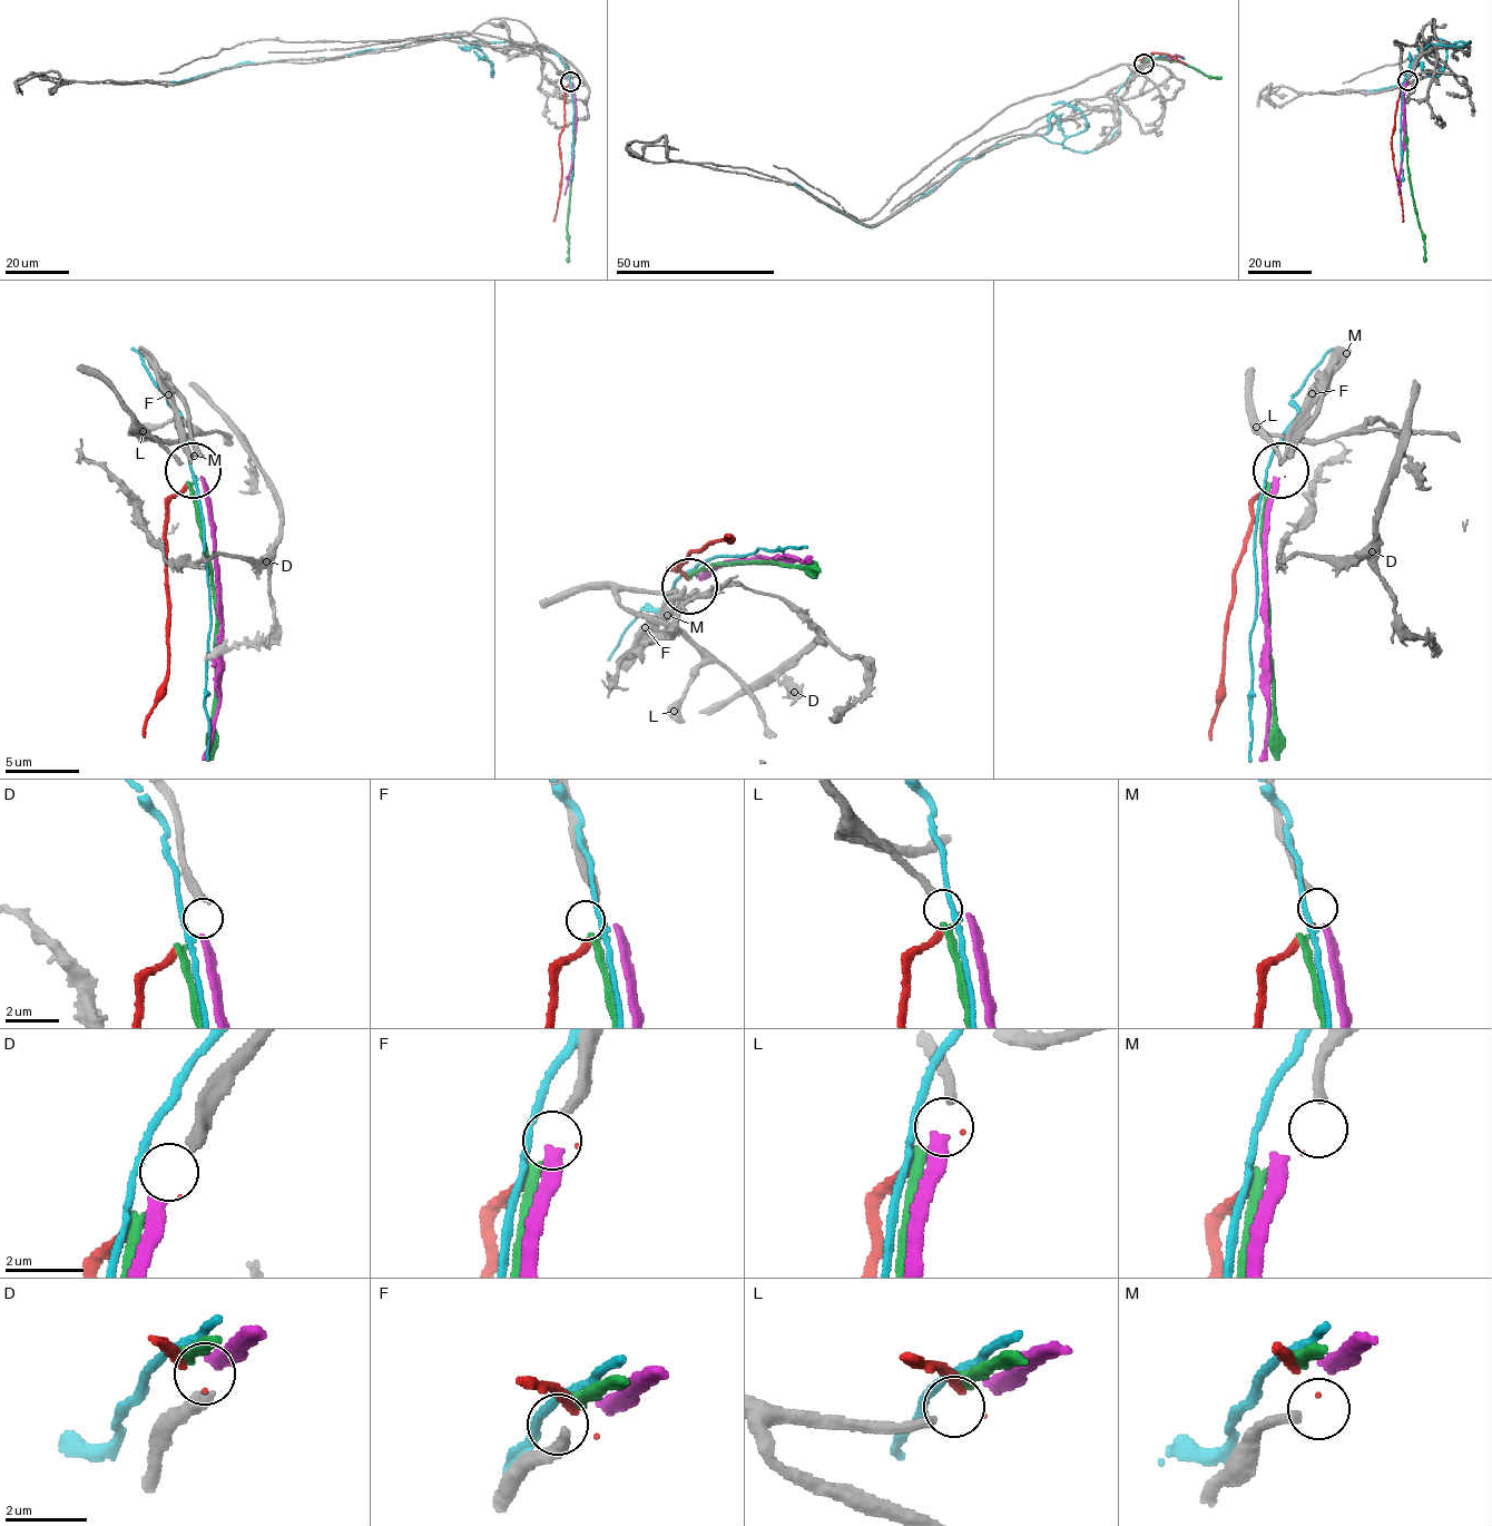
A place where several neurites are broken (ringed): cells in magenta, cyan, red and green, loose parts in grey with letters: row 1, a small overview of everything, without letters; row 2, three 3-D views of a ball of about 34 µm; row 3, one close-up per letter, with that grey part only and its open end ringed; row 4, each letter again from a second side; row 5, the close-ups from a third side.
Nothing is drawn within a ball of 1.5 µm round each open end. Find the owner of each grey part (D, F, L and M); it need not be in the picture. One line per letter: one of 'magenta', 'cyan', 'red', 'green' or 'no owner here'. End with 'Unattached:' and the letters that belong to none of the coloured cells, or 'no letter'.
D: magenta
F: green
L: no owner here
M: red
Unattached: L

